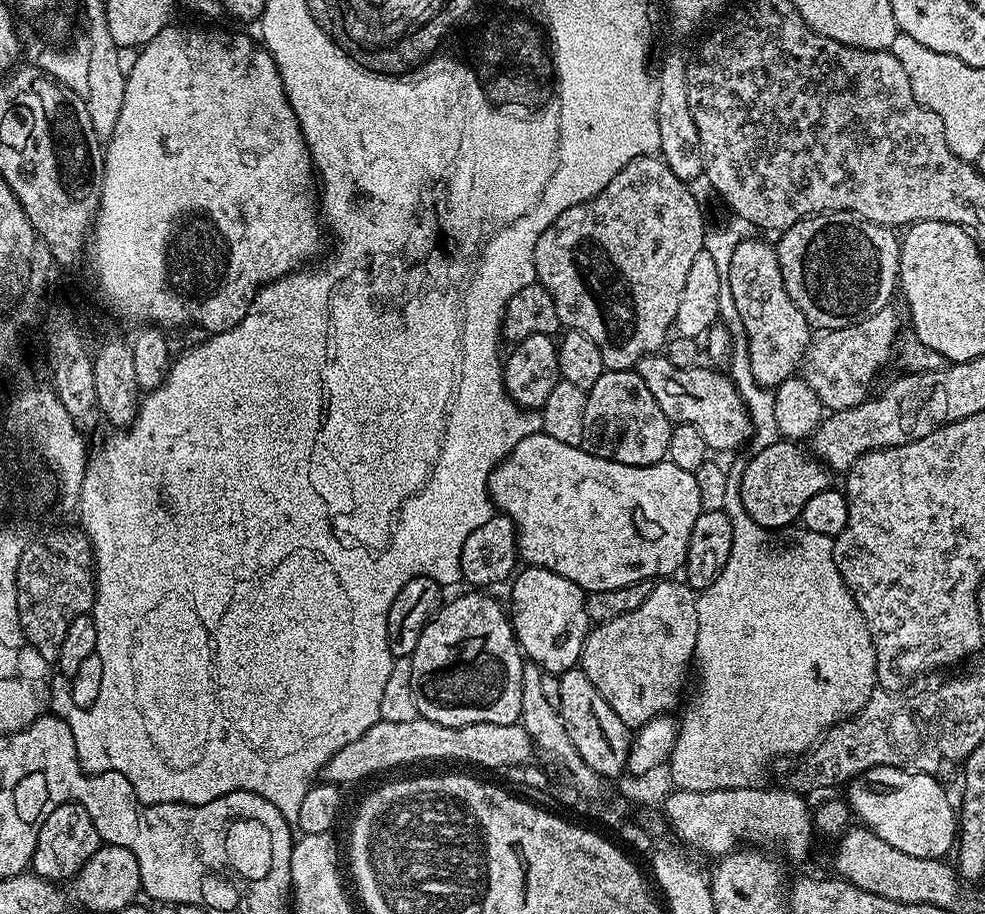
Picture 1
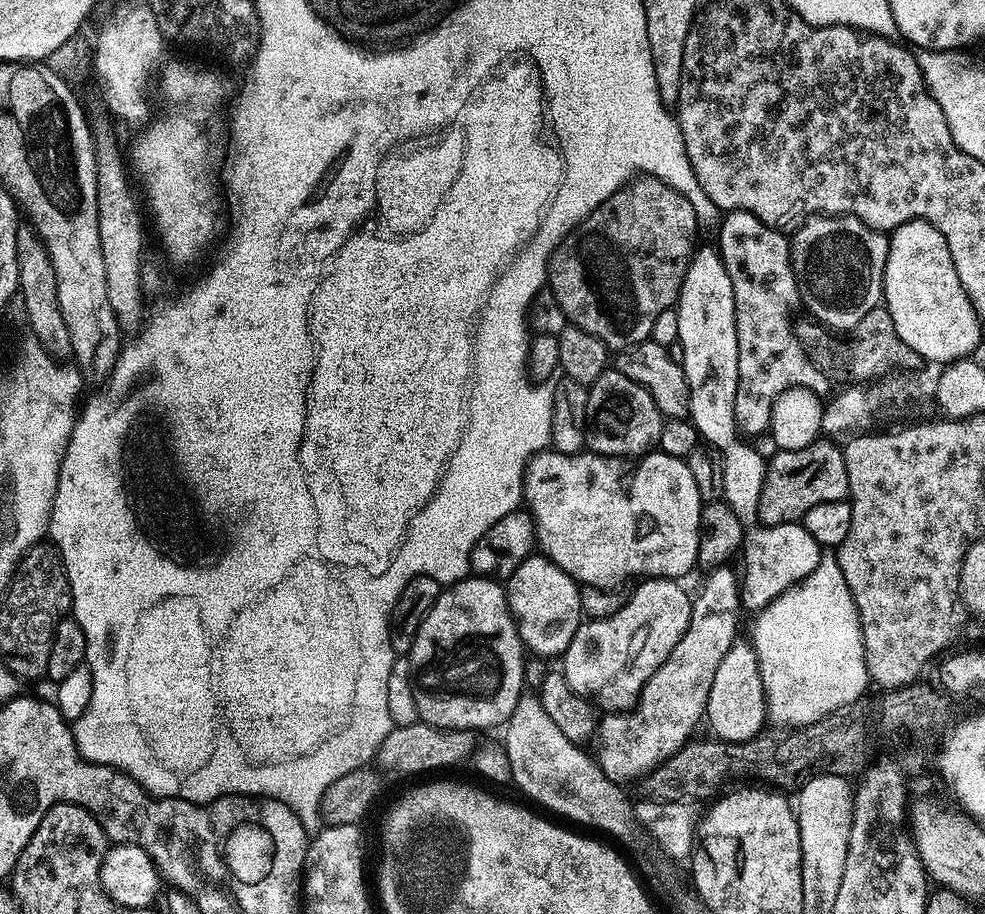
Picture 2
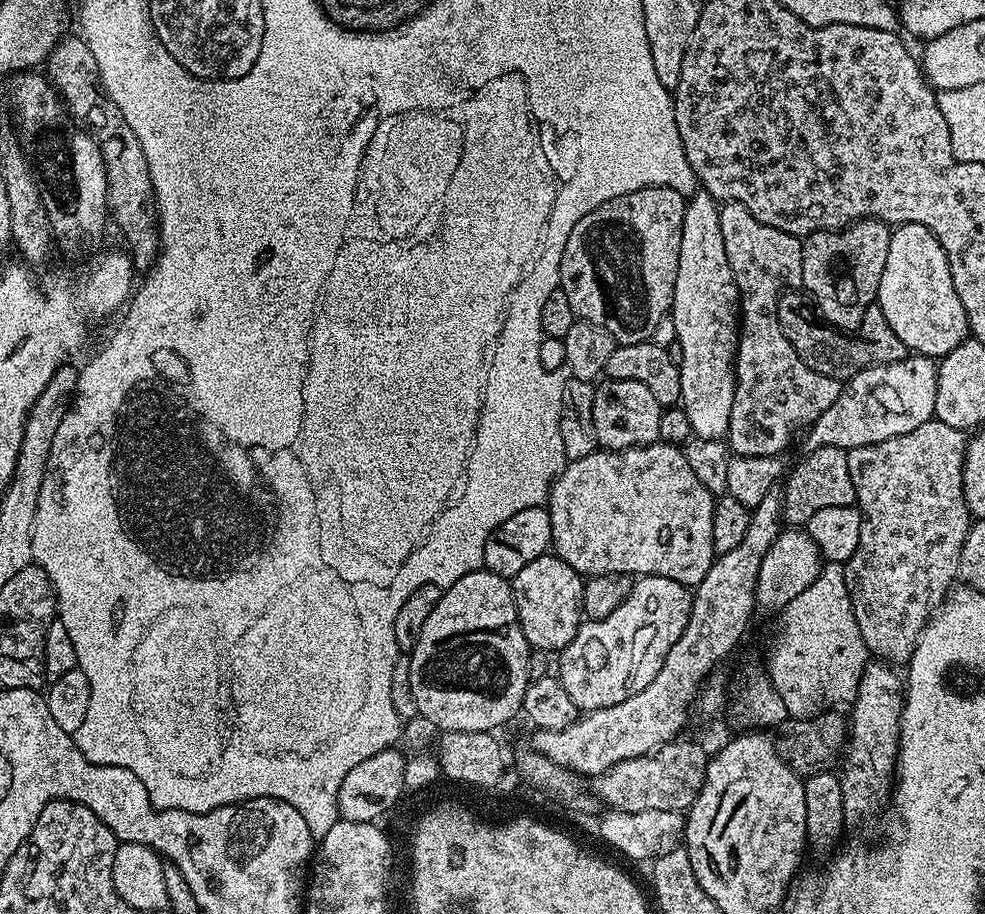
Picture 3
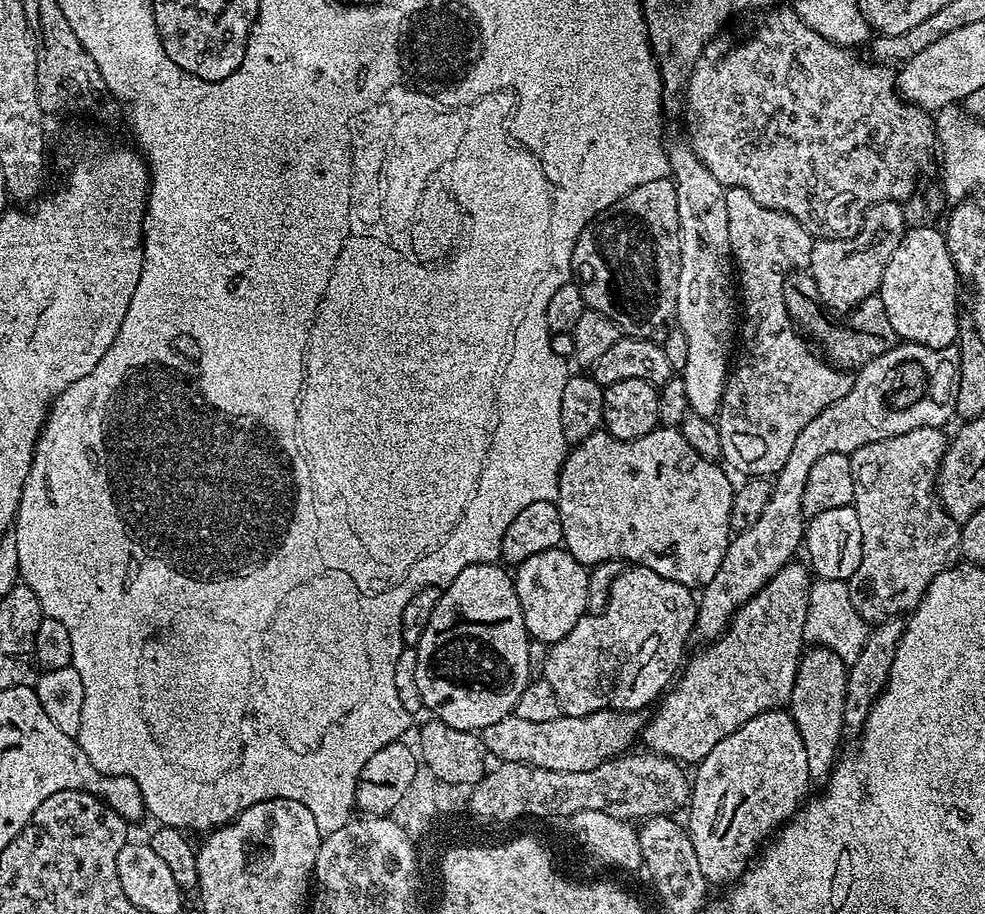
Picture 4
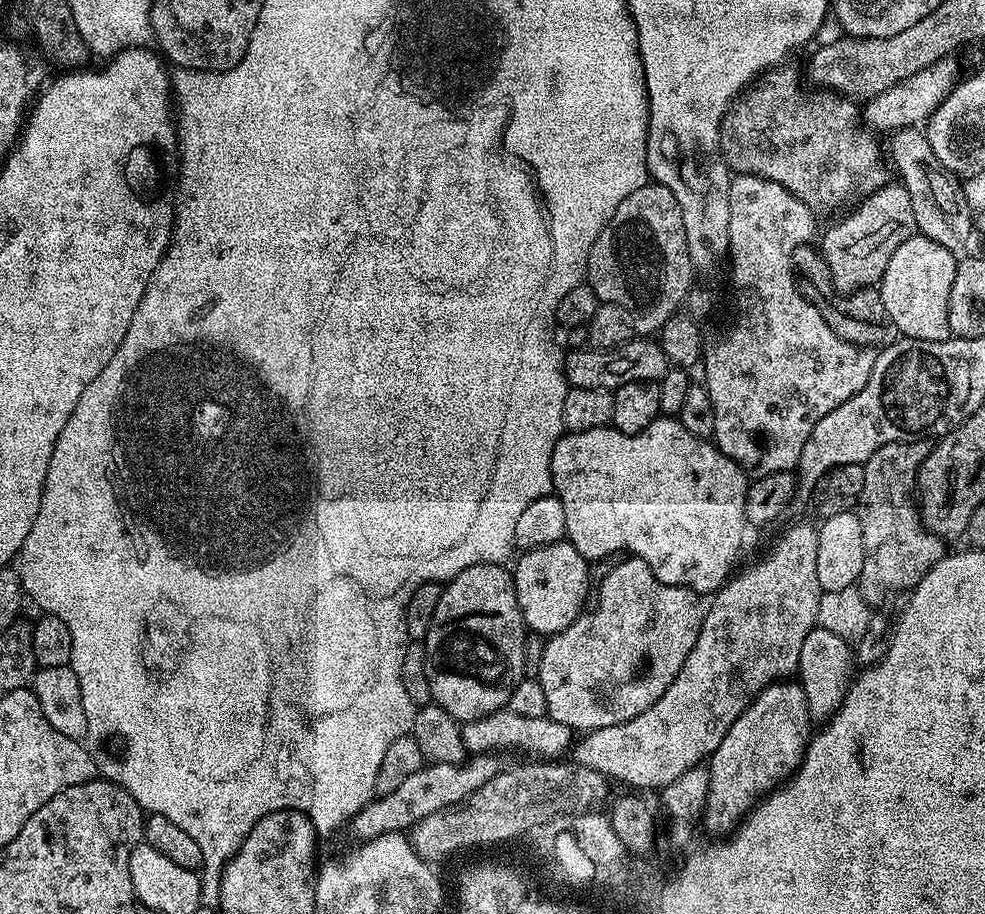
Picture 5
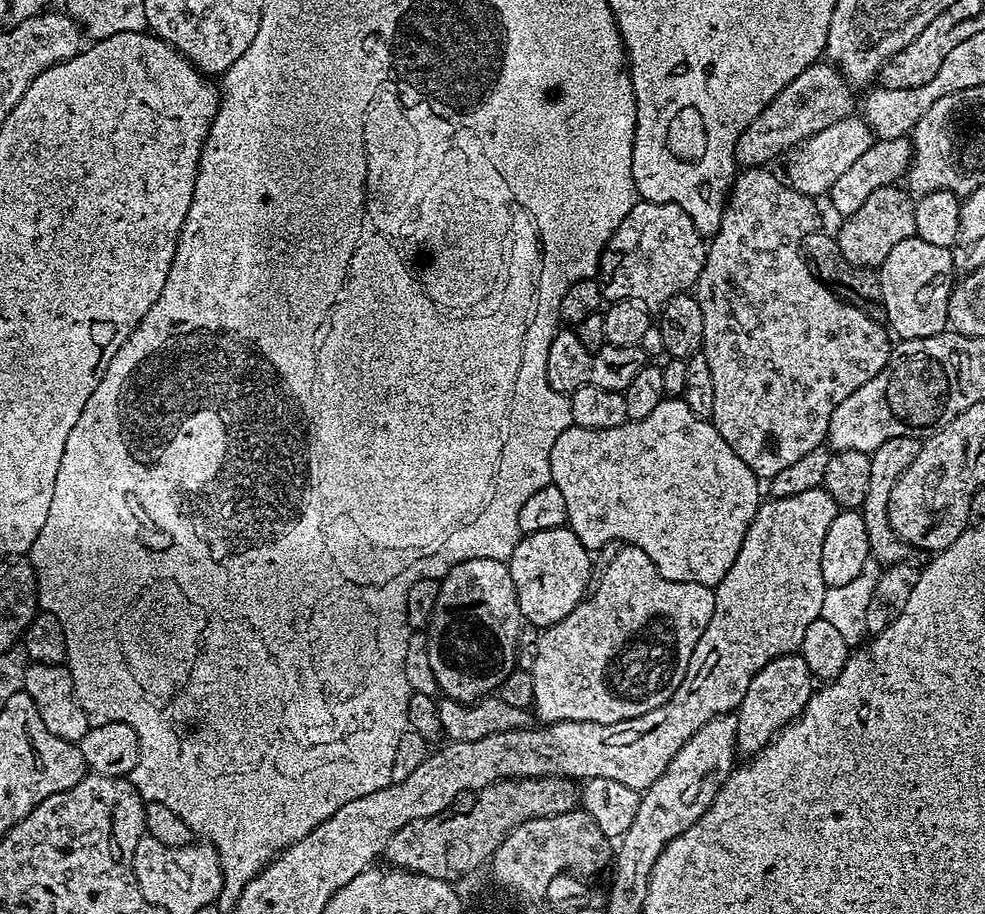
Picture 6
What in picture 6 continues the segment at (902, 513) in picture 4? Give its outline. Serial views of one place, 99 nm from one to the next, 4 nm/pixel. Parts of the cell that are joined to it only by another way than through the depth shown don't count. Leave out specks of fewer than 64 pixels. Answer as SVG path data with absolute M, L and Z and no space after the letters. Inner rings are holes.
M907 436L906 438L890 438L878 446L878 450L871 452L870 462L870 486L866 493L866 502L862 509L862 515L866 522L866 534L870 538L870 553L881 565L902 564L913 559L914 549L911 544L901 540L895 530L888 524L888 499L892 487L898 478L914 462L922 443L919 436Z

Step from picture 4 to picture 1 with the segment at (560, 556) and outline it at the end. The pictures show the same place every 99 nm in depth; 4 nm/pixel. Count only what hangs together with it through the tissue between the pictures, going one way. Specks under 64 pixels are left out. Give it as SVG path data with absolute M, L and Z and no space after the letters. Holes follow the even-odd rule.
M531 566L521 567L511 584L510 619L521 653L548 674L577 667L590 631L584 601L586 593L574 582L562 578L562 574Z

